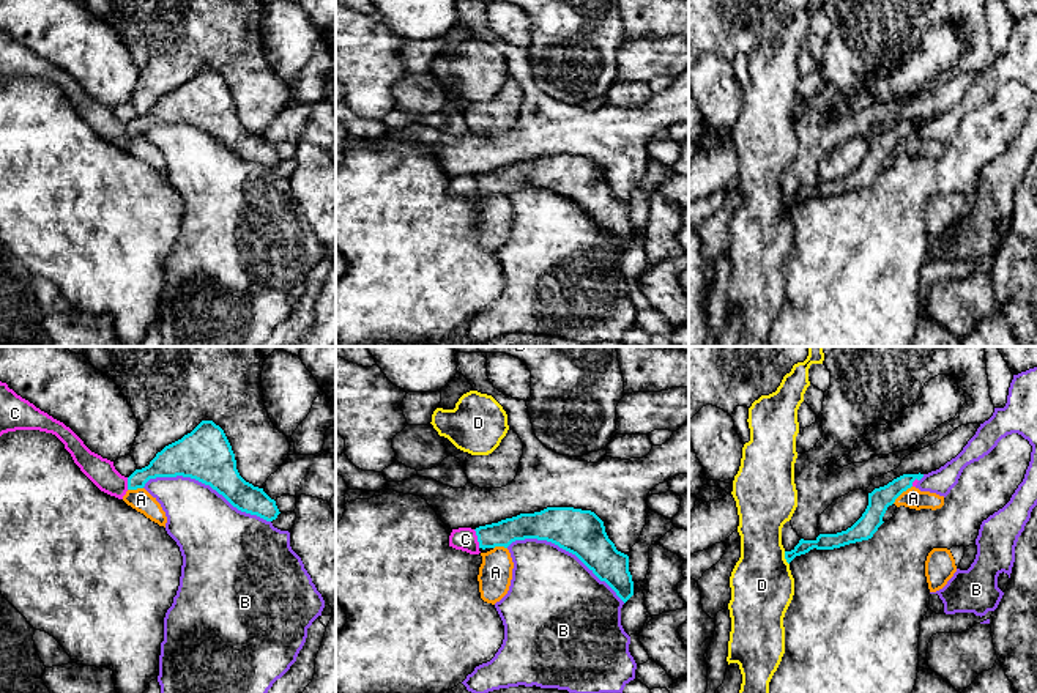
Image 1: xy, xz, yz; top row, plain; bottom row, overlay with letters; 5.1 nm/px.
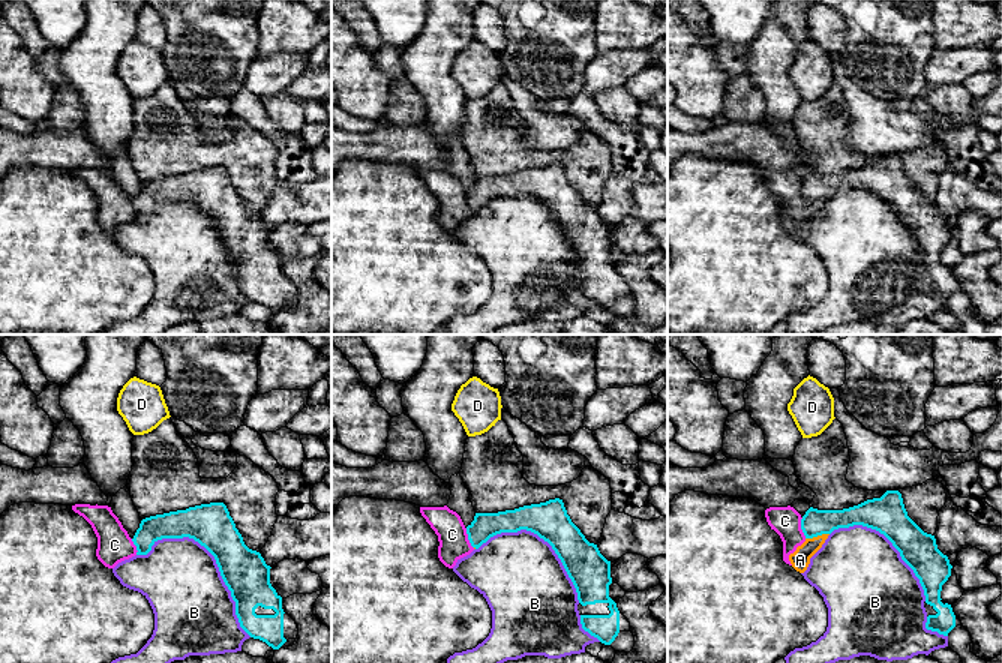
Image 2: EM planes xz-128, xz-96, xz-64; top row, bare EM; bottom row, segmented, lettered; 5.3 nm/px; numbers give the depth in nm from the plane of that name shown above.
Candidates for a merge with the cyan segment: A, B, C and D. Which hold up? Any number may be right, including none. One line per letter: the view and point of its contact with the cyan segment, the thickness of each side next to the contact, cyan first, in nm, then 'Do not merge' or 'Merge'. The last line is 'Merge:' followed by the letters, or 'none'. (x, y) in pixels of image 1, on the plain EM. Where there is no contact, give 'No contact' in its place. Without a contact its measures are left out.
A: Touches cyan at yz (902, 139). Thickness 110 nm (cyan) against 110 nm. Do not merge
B: Touches cyan at xy (207, 131). Thickness 280 nm (cyan) against 360 nm. Do not merge
C: Touches cyan at xz (478, 186). Thickness 130 nm (cyan) against 120 nm. Do not merge
D: Touches cyan at yz (785, 205). Thickness 80 nm (cyan) against 320 nm. Do not merge
Merge: none

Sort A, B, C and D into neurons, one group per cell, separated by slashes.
A C / B / D

